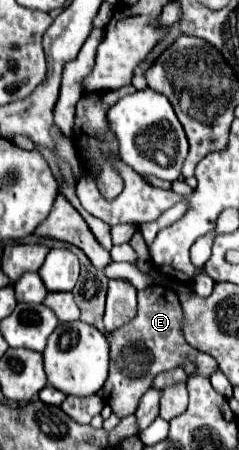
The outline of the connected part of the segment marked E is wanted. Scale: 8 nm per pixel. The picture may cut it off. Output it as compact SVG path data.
M148 286L146 290L138 292L136 318L124 328L120 328L118 332L112 332L112 336L108 336L110 376L102 388L102 398L110 404L114 414L110 414L110 418L104 420L106 430L112 430L120 418L136 412L140 396L152 386L152 380L156 374L160 374L162 370L183 367L184 359L190 354L191 360L197 366L194 375L211 376L219 369L214 358L193 349L186 343L182 336L182 324L184 324L184 312L174 290L164 286Z

